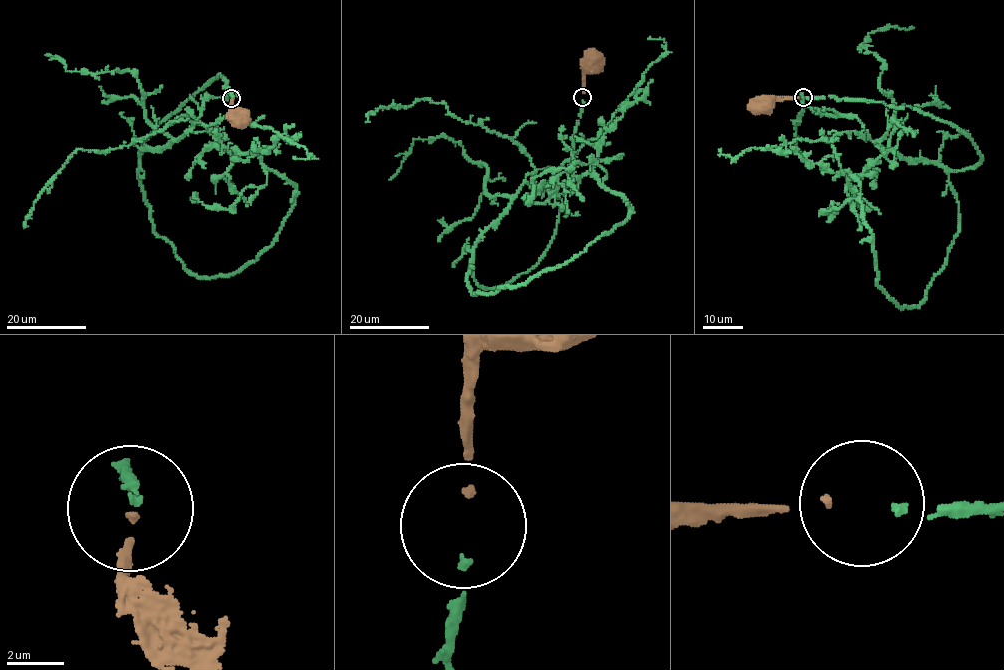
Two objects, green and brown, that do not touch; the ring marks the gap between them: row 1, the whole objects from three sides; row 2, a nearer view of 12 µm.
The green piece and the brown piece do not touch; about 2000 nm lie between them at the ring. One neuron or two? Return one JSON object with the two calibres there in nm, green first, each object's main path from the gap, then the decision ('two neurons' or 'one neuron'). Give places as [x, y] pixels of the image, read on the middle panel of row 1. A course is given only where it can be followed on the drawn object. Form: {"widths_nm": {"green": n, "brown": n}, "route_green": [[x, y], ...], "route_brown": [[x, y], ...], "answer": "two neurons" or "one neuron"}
{"widths_nm": {"green": 180, "brown": 190}, "route_green": [[582, 101], [551, 242], [487, 290], [471, 264], [474, 295], [632, 209], [576, 161], [527, 206]], "route_brown": [[583, 93], [583, 72], [593, 64]], "answer": "one neuron"}

